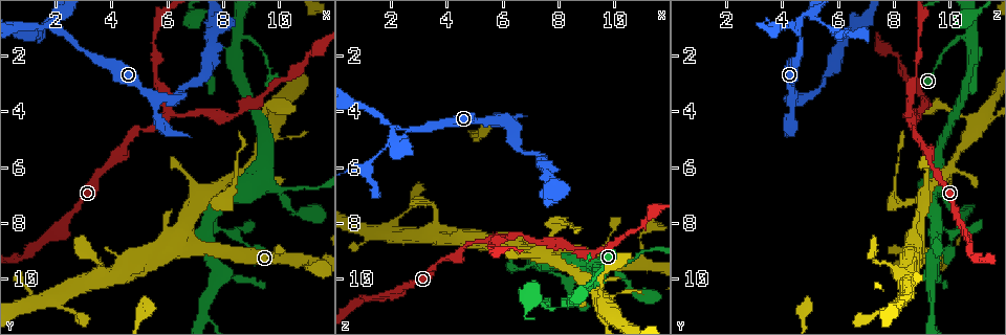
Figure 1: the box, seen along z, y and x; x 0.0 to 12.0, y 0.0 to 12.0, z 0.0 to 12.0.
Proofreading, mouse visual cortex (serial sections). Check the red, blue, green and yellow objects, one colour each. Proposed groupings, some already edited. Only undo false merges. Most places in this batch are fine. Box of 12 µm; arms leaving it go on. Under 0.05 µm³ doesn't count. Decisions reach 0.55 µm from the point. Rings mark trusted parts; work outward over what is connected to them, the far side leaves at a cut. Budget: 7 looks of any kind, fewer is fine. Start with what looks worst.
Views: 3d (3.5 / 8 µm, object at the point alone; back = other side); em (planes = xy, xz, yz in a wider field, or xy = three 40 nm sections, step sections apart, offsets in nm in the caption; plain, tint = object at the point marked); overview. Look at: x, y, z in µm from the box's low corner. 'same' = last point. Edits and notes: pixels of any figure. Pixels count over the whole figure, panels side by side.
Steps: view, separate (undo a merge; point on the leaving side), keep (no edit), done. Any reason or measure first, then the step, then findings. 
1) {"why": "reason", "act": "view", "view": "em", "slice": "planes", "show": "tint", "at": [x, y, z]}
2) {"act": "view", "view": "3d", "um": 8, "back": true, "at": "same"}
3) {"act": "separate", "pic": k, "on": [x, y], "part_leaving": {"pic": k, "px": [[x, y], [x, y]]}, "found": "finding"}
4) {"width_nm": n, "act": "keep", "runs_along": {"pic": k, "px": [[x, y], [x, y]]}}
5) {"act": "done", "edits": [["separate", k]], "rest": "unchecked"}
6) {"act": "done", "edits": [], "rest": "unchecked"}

{"why": "three arms meet", "act": "view", "view": "3d", "um": 3.5, "at": [6.1, 4.1, 8.4]}

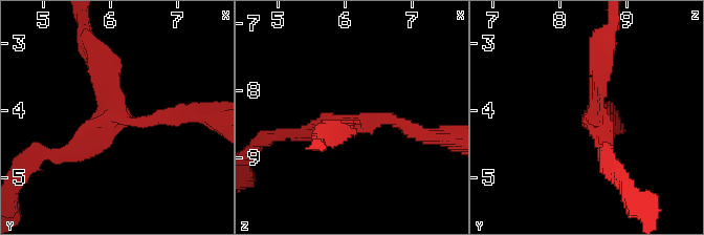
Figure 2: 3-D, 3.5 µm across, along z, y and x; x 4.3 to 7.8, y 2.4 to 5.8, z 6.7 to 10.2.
{"arms": 3, "arm_widths_nm": [200, 200, 250], "act": "view", "view": "em", "slice": "xy", "step": 1, "show": "tint", "at": [6.05, 4.05, 8.45]}

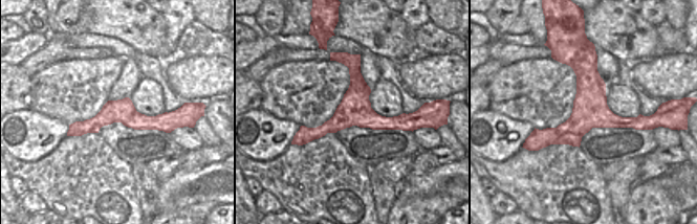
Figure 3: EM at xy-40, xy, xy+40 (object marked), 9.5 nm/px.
{"act": "keep", "runs_along": {"pic": 2, "px": [[60, 153], [86, 153], [115, 118], [179, 111]]}, "found": "continuous, no second cell"}

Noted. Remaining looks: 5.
{"why": "four or more arms meet", "act": "view", "view": "3d", "um": 3.5, "at": [8.6, 1.3, 10.6]}

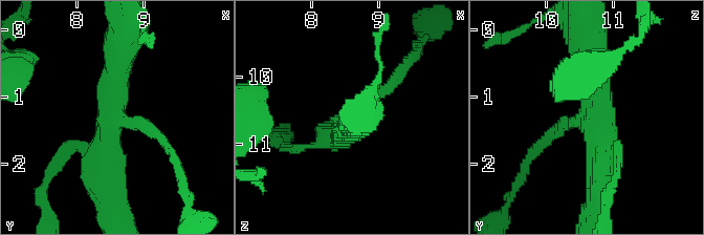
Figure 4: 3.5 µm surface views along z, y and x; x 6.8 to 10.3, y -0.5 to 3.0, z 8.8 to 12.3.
{"arms": 4, "arm_widths_nm": [150, 200, 400, 400], "act": "view", "view": "em", "slice": "xy", "step": 1, "show": "tint", "at": [8.60, 1.40, 10.65]}

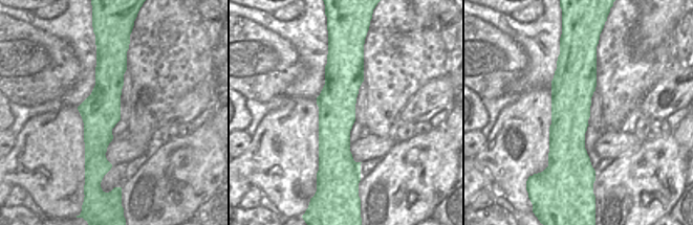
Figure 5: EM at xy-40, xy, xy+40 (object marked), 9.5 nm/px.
{"act": "keep", "found": "continuous, no second cell"}

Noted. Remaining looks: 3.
{"why": "abrupt turn", "act": "view", "view": "3d", "um": 8, "at": [2.1, 0.9, 4.6]}

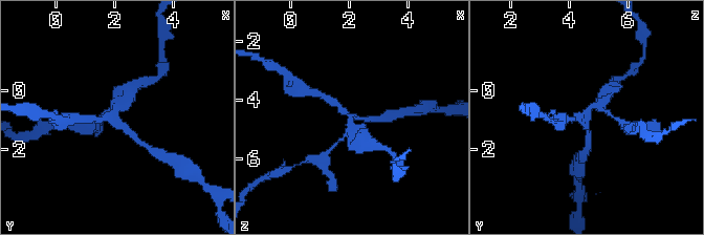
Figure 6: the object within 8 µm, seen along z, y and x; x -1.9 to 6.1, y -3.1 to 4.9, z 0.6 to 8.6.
{"why": "zoom in", "act": "view", "view": "3d", "um": 3.5, "at": [2.1, 1.0, 4.5]}

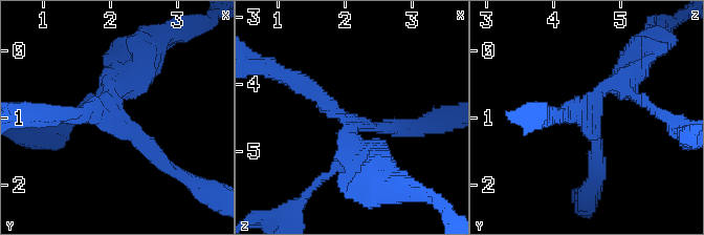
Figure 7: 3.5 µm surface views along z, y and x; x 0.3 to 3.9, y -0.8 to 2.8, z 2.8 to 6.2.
{"act": "view", "view": "em", "slice": "xy", "step": 3, "show": "tint", "at": [2.15, 1.00, 4.60]}

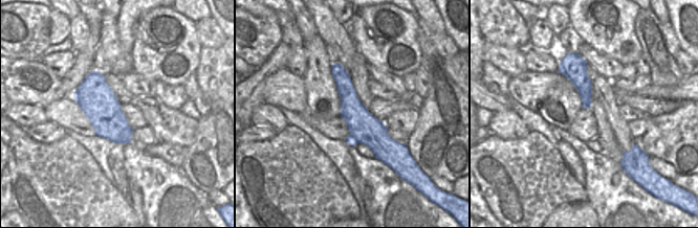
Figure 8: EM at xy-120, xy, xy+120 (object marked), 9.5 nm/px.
{"act": "keep", "found": "all the same cell"}

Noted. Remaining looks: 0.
{"act": "done", "edits": [], "rest": "unchecked"}

